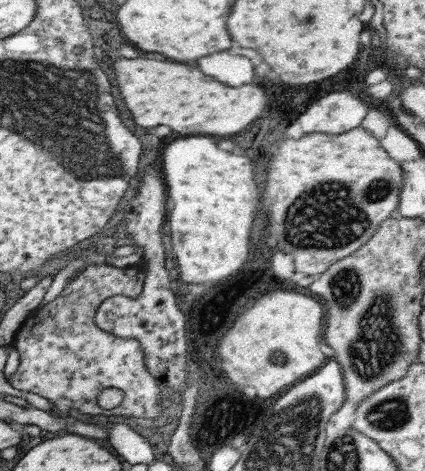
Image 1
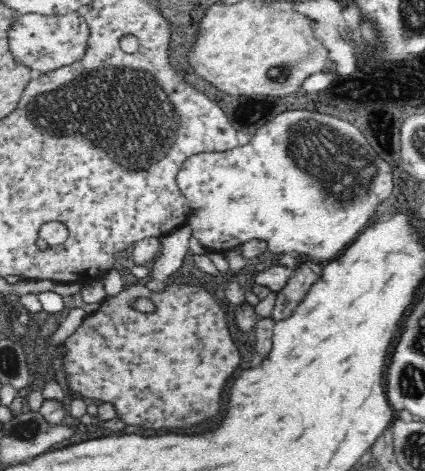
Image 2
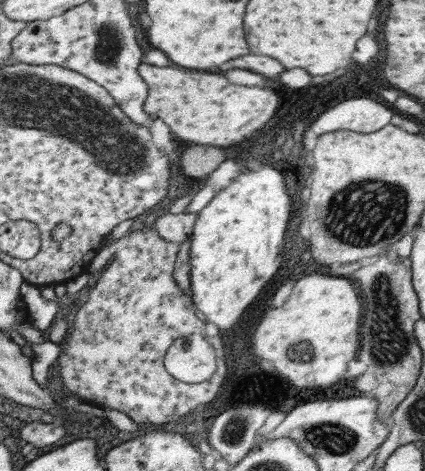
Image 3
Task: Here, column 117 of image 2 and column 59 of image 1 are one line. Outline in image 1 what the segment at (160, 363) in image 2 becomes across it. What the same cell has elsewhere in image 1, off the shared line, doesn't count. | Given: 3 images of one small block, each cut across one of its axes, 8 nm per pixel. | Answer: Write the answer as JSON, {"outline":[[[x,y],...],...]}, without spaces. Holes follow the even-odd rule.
{"outline":[[[107,264],[85,266],[55,300],[45,304],[41,310],[35,310],[17,334],[15,350],[21,356],[21,364],[17,374],[9,380],[11,386],[49,400],[55,404],[61,418],[69,414],[69,408],[91,416],[121,416],[137,422],[161,418],[159,380],[153,378],[145,366],[141,342],[135,338],[117,338],[95,324],[97,310],[107,298],[137,298],[143,292],[145,272],[147,268],[143,264],[127,268],[111,268]],[[103,388],[119,388],[123,392],[119,408],[103,410],[97,406],[95,398]]]}

